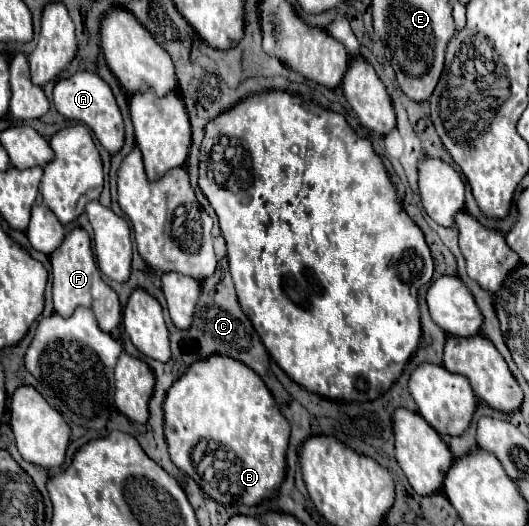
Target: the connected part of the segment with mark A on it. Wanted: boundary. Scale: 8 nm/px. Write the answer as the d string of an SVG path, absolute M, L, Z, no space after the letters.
M77 70L73 76L63 78L55 84L53 88L53 104L57 108L59 114L63 114L69 120L77 120L85 126L89 126L97 140L101 142L101 146L109 152L115 154L121 150L123 146L123 138L125 138L125 130L123 130L123 118L121 112L117 108L117 102L113 98L111 88L107 86L105 80L101 80L95 72L89 70Z

